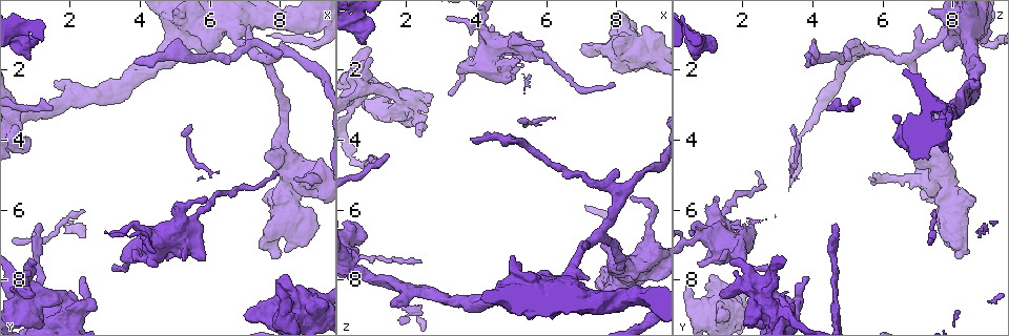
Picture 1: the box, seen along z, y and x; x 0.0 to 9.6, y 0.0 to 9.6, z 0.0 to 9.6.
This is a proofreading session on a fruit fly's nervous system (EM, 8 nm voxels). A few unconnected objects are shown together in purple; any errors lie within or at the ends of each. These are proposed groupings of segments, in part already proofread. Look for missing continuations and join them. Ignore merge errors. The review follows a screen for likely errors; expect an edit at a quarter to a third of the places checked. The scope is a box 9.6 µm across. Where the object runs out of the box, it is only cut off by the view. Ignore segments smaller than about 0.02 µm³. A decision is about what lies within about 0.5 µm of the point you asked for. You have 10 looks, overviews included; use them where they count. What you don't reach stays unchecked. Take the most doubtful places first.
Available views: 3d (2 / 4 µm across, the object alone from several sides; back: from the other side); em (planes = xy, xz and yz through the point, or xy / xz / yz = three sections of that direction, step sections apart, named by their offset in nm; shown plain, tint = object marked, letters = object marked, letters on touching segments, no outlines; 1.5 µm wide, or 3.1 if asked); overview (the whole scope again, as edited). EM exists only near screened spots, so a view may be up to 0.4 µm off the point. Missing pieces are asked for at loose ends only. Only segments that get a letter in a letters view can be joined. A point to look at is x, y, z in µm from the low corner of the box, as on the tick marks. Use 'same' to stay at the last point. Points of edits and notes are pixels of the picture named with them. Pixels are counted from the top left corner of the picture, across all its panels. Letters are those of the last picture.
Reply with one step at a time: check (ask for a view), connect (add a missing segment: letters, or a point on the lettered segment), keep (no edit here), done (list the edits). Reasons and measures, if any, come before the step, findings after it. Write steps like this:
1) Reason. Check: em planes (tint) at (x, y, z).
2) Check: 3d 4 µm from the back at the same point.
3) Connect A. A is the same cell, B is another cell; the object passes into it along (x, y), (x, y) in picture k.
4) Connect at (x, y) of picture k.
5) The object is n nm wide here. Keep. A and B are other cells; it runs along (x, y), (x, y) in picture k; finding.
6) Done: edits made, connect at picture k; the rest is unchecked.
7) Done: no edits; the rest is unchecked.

Long arm stops here. Check: em planes (letters) at (1.15, 6.40, 4.70).

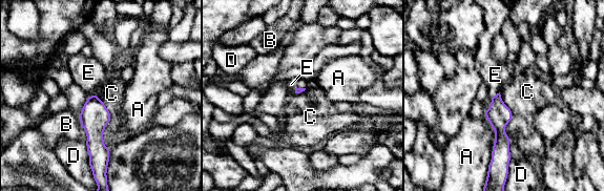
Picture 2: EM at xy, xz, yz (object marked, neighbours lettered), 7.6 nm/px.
The longest contact is with A, 400 nm. Connect E. E is the same cell, A, B, C and D are other cells; the object passes into it along (498, 114), (496, 94), (495, 75) in picture 2; it goes on there.

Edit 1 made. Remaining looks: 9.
An open end. Check: em xy step 4 (tint) at (0.95, 7.45, 1.60).

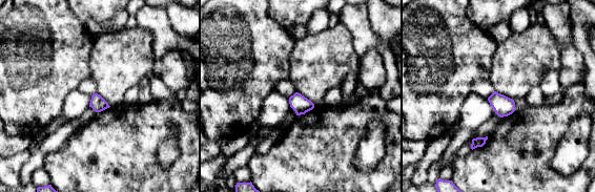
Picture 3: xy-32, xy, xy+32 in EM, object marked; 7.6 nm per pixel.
Check: em planes (letters) at the same point.

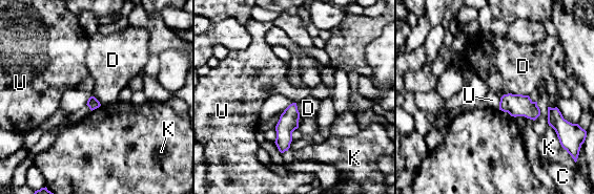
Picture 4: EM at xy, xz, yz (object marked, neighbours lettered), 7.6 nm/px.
The longest contact is with D, 200 nm. Keep. C, D, K and U are other cells; a border runs along (500, 98), (498, 109) in picture 4; no lettered segment goes on from it.

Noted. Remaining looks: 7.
Branch stops here. Check: em yz step 4 (letters) at (0.85, 1.40, 1.30).

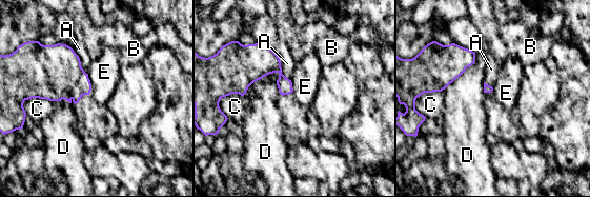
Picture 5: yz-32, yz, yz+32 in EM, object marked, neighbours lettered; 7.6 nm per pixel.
Keep. A, B, C, D and E are other cells; a border runs along (87, 74), (92, 90) in picture 5; no lettered segment goes on from it.

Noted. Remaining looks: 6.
Branch stops here. Check: 3d 4 µm from the back at (5.95, 1.40, 7.75).

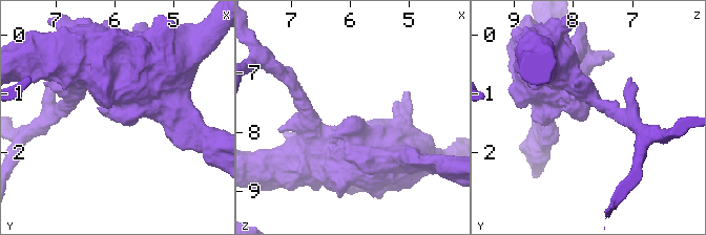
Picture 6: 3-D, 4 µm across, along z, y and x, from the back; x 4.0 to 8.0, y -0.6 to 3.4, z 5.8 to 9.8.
Now the EM. Check: em yz step 4 (letters) at (5.95, 1.40, 7.75).

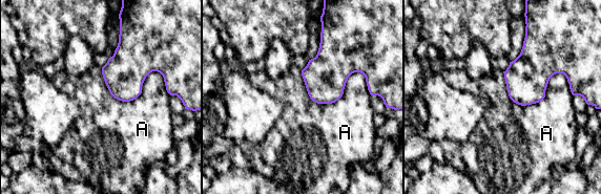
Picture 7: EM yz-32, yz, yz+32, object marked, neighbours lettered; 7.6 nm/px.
The longest contact is with A, 550 nm. Keep. A is another cell; none of them fits.

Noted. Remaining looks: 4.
Done: edits made, connect at picture 2; the rest is unchecked.

